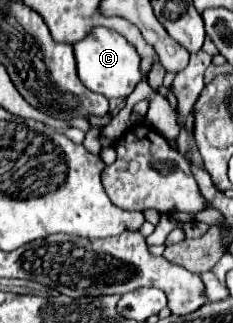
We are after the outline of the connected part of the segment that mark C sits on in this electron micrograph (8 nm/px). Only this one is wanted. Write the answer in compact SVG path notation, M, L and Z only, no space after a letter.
M93 27L87 37L73 43L73 51L75 51L75 59L77 59L79 79L93 93L101 93L107 99L127 97L135 89L135 85L141 81L139 55L135 53L135 47L113 29Z

